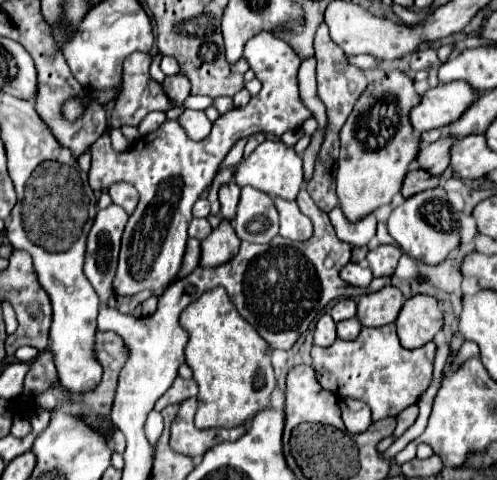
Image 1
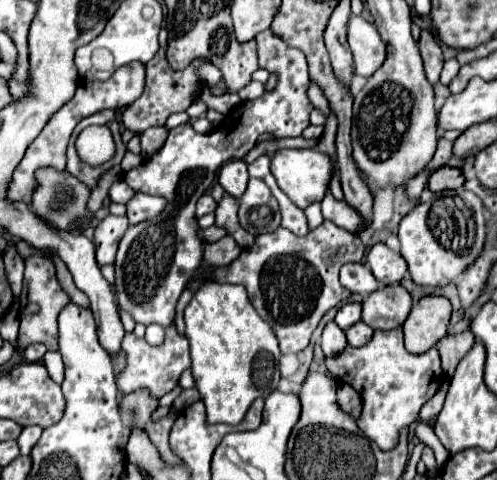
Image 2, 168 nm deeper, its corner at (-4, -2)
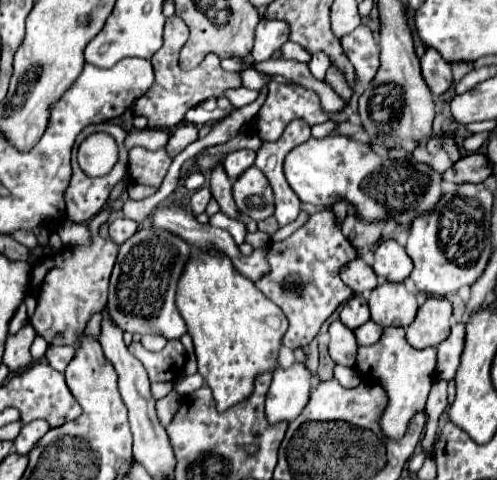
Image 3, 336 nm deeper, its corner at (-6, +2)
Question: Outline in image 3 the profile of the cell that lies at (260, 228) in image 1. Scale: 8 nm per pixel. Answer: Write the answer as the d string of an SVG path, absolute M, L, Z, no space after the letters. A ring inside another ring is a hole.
M250 166L246 172L242 172L242 176L232 182L232 190L238 210L250 218L264 220L274 214L272 188L256 166Z

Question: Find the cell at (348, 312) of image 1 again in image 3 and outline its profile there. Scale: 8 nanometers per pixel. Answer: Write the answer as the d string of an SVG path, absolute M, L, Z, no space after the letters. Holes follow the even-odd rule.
M354 296L350 298L342 312L340 312L340 320L344 326L348 326L350 330L356 330L358 326L366 324L366 320L370 320L370 310L368 310L368 304L362 296Z

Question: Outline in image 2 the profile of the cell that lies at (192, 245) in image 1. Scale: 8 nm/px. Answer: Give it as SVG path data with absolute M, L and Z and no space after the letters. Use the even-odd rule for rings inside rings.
M224 236L224 238L220 238L218 242L204 246L202 264L204 264L204 266L226 266L226 264L230 264L238 254L240 254L240 246L238 246L230 236Z

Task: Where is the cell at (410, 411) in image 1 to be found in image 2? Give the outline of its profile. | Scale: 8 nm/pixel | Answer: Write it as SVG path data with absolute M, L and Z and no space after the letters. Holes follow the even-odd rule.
M447 380L442 383L440 390L436 392L436 396L434 396L432 400L428 400L428 402L422 406L418 420L422 420L422 422L424 422L424 420L428 420L430 416L434 416L434 414L438 414L438 412L442 410L442 404L444 404L449 385L450 382Z

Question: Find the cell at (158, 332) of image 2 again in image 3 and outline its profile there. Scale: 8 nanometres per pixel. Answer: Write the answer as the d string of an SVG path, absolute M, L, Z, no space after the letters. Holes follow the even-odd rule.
M142 336L142 346L148 348L148 350L162 350L166 346L166 338L160 338L160 336Z

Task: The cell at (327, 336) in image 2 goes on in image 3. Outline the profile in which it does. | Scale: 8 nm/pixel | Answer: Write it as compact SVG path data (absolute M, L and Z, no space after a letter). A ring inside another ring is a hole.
M332 322L330 324L330 356L336 364L342 366L354 366L356 364L356 336L350 328L346 328L342 322Z

